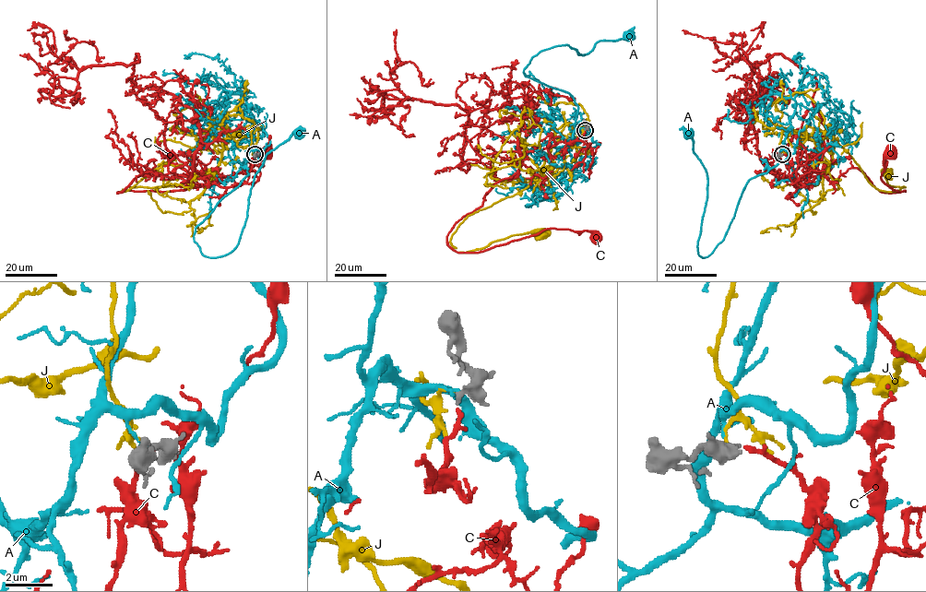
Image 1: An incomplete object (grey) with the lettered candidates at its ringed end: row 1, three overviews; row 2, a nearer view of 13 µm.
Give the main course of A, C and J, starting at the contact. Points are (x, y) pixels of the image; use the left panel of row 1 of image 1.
A: (255, 154), (244, 162), (248, 174), (195, 230), (204, 255), (236, 245), (255, 173), (300, 132)
C: (255, 154), (245, 183), (195, 184), (153, 168), (117, 193), (207, 185), (266, 155)
J: (255, 154), (250, 129), (222, 140), (207, 136), (121, 192), (131, 187), (178, 185), (211, 172)

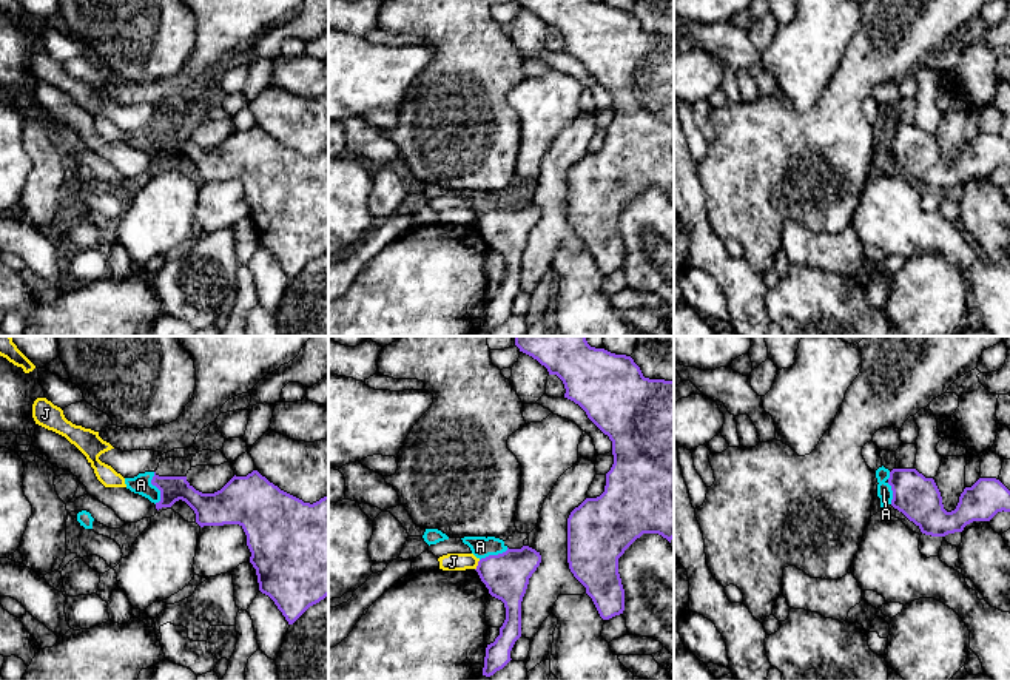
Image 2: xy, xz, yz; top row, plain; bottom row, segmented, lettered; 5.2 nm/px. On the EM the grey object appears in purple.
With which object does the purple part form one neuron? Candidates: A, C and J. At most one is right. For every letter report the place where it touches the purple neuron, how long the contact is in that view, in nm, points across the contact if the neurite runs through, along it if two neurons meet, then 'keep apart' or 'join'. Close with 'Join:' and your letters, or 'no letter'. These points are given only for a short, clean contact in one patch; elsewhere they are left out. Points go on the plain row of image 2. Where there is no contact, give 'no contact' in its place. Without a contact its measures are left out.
A: contact xy (156, 141); length 170 nm; border xy (153, 127), (151, 138), (159, 145), (158, 158); keep apart
C: no contact; join
J: contact xz (478, 219); length 60 nm; border xz (480, 215), (475, 224); keep apart
Join: C

